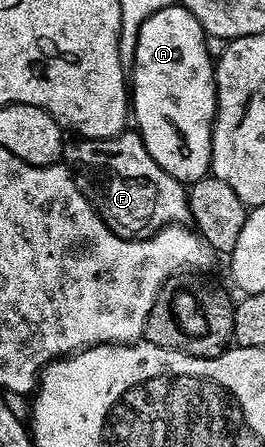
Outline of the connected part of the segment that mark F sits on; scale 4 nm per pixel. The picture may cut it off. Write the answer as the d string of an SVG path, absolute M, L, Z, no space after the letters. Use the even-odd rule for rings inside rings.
M126 130L106 140L74 139L74 144L66 143L63 148L63 163L73 173L73 180L79 190L93 203L93 208L103 218L103 222L115 234L128 240L139 240L153 236L160 228L170 224L184 225L189 220L189 193L186 185L180 180L171 178L151 154L147 154L147 146L140 132Z

